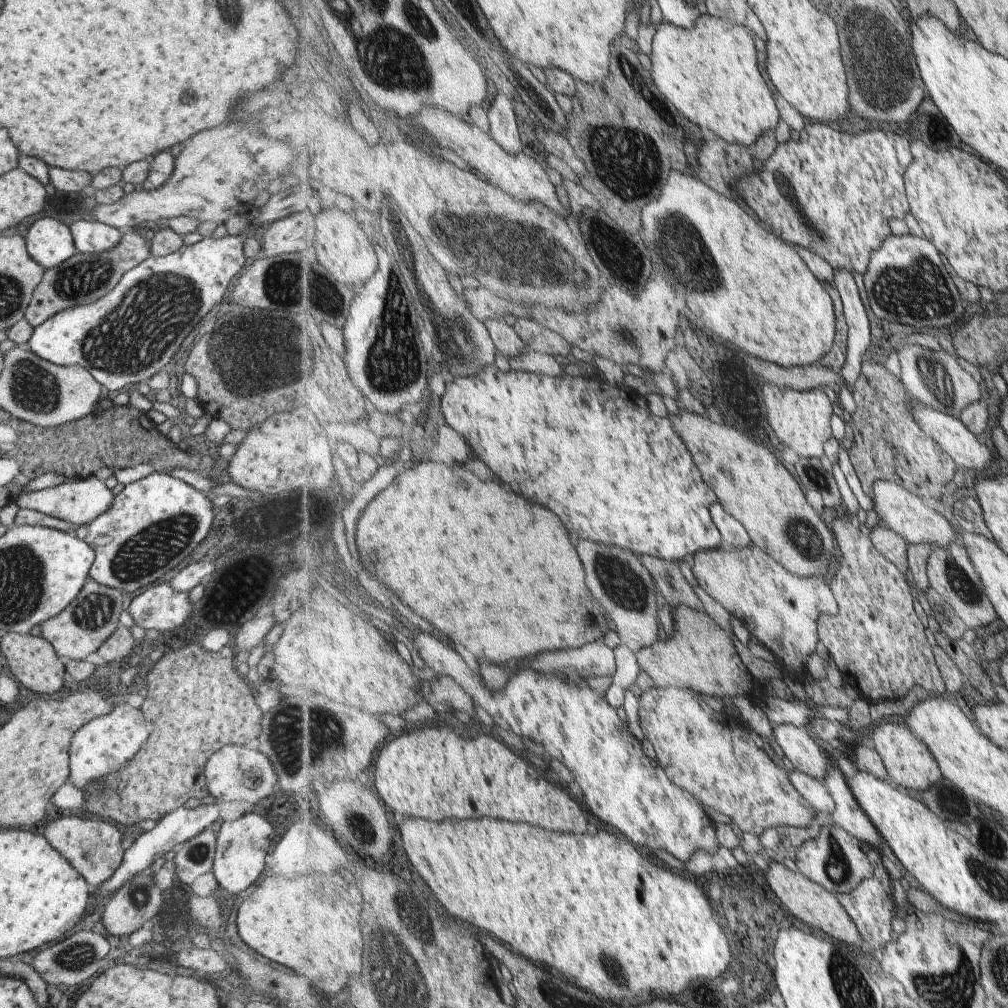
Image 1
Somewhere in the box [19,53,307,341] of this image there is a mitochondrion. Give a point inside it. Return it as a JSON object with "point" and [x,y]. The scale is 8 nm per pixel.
{"point":[76,280]}

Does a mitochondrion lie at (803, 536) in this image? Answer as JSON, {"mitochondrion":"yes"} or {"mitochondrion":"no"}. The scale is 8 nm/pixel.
{"mitochondrion":"yes"}

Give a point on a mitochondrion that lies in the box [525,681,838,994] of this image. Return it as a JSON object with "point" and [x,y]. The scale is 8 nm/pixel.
{"point":[608,961]}

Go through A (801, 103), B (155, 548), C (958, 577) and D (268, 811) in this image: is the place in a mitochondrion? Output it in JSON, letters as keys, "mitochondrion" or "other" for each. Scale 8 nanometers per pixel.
{"A":"other","B":"mitochondrion","C":"mitochondrion","D":"other"}

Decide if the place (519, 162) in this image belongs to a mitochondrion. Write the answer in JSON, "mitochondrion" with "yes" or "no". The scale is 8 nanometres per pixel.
{"mitochondrion":"no"}

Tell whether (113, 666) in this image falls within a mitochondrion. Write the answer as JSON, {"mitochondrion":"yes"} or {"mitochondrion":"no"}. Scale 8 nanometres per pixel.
{"mitochondrion":"no"}

